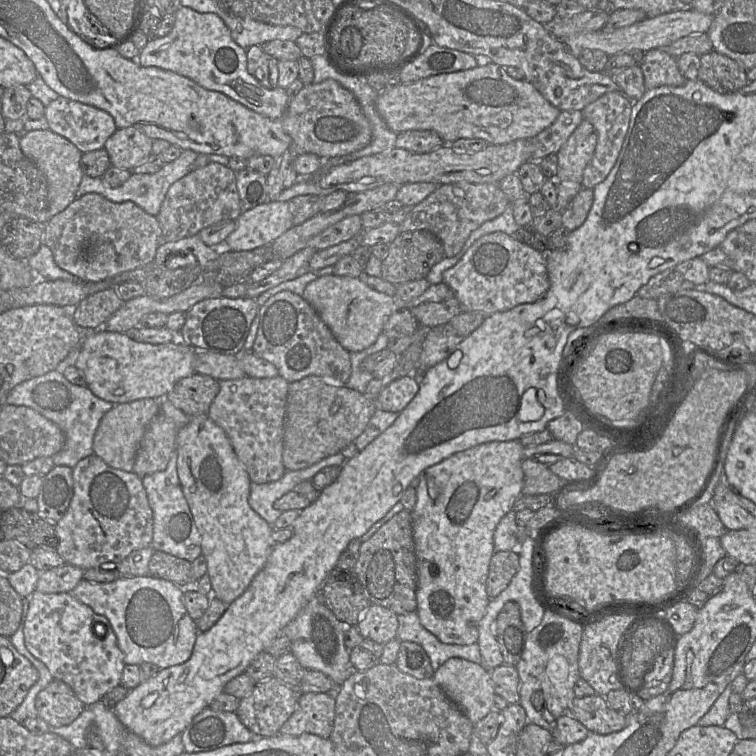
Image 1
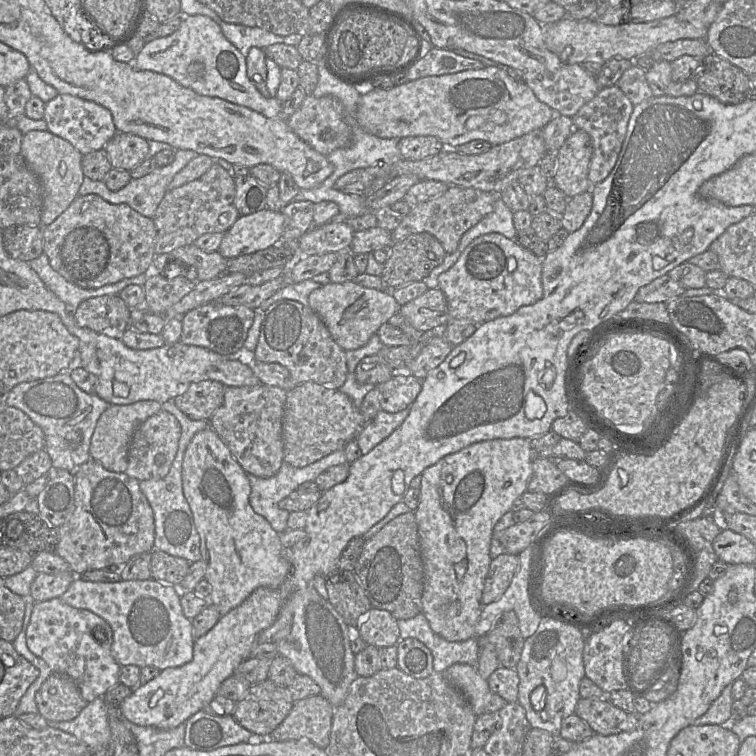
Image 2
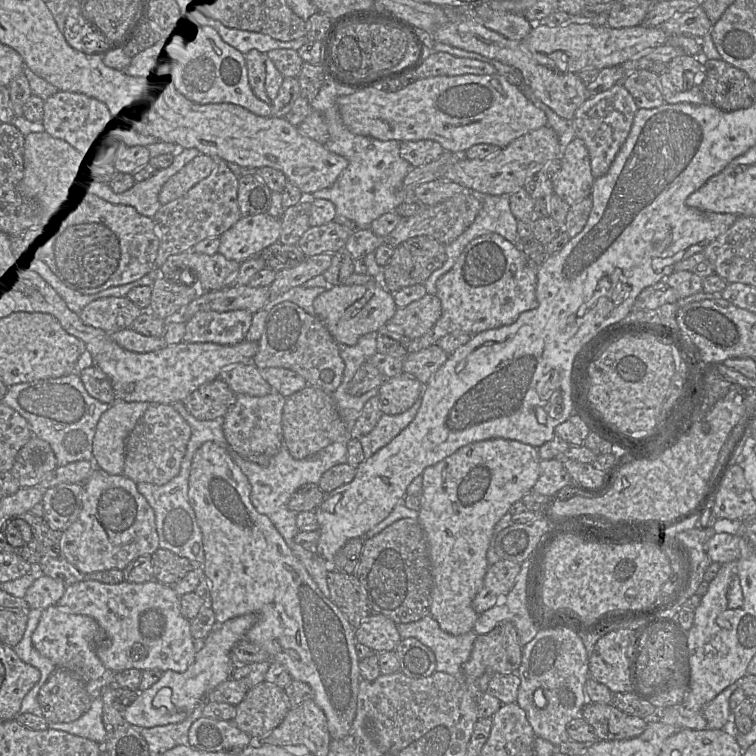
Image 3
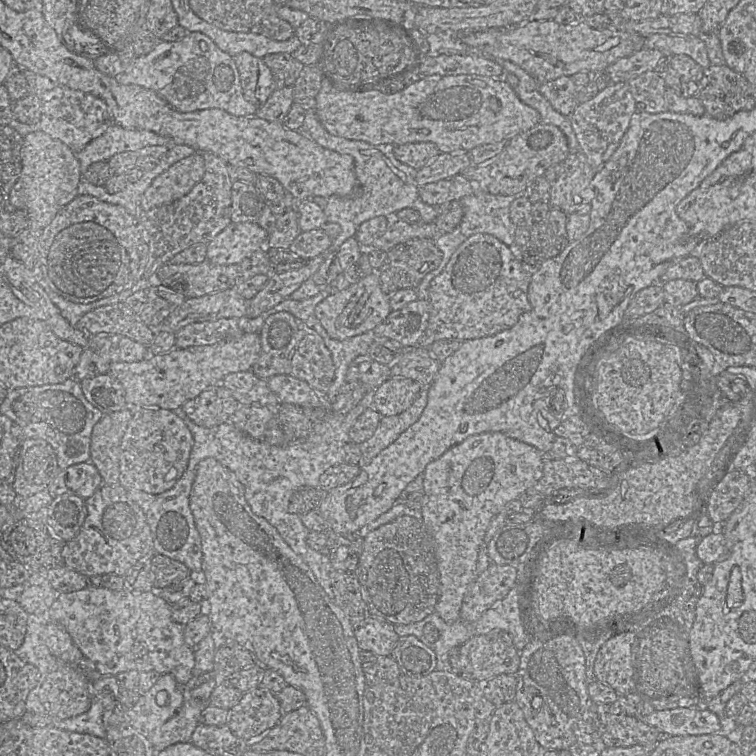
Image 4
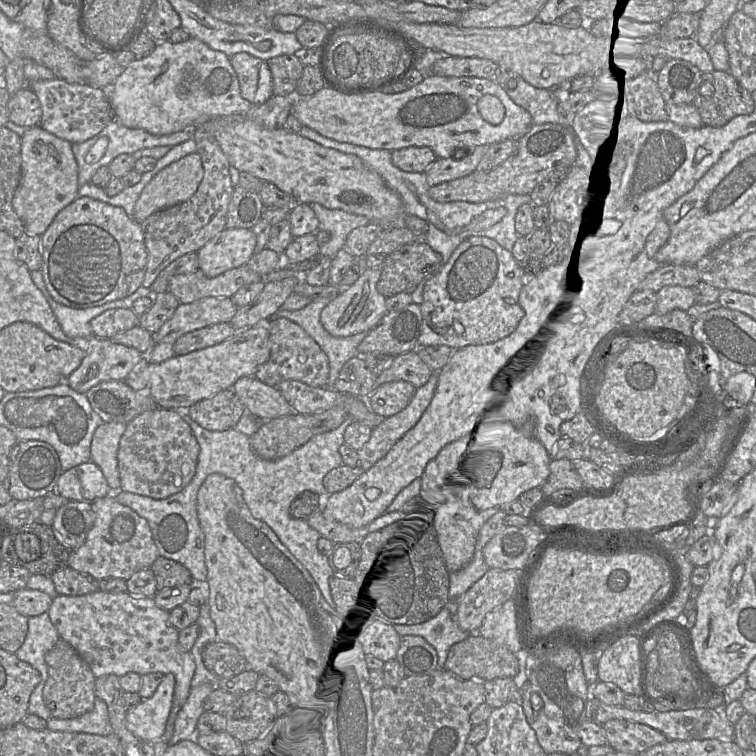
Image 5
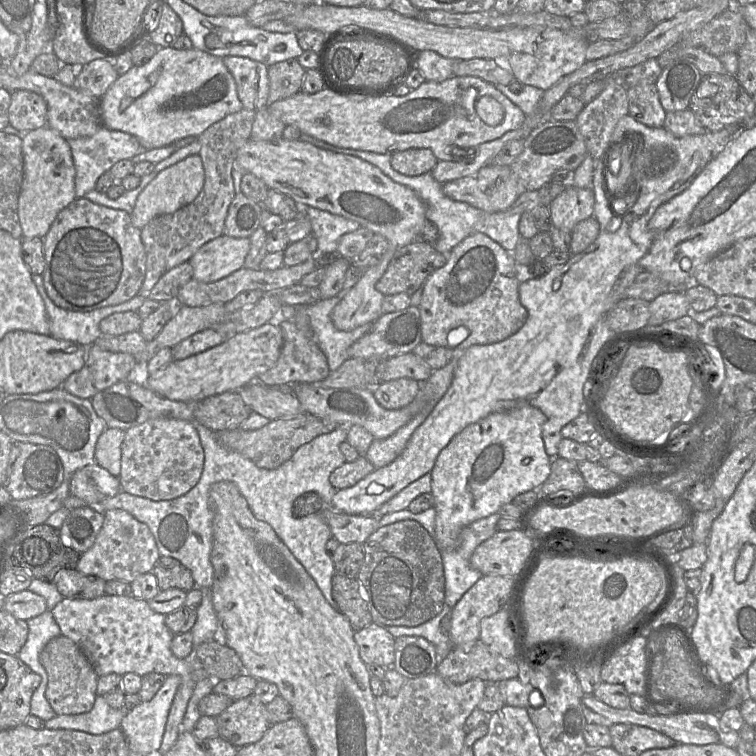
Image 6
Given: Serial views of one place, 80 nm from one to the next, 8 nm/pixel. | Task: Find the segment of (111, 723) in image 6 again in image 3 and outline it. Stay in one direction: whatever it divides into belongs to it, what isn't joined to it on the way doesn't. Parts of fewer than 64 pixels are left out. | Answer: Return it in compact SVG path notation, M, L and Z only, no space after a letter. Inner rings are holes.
M101 696L93 697L89 710L75 721L69 723L47 723L50 729L64 731L92 740L102 745L102 747L106 739L106 730L103 724L103 700Z

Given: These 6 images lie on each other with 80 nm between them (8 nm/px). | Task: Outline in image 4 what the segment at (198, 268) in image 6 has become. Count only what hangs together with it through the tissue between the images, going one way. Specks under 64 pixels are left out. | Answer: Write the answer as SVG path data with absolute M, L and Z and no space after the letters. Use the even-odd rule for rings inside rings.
M257 223L233 224L208 244L208 260L219 265L240 267L268 248L269 234Z

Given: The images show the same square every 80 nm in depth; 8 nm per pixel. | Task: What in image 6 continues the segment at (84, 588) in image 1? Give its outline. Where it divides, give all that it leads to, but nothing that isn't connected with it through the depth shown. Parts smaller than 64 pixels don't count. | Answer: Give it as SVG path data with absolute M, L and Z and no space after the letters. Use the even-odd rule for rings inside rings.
M107 594L95 599L63 598L51 612L61 634L81 649L99 677L111 673L135 673L139 676L159 673L180 677L181 682L170 707L158 754L169 751L182 732L181 724L195 684L207 678L208 674L203 667L201 670L191 670L188 659L177 658L172 653L170 644L174 634L165 624L165 615L154 612L148 601L133 596Z

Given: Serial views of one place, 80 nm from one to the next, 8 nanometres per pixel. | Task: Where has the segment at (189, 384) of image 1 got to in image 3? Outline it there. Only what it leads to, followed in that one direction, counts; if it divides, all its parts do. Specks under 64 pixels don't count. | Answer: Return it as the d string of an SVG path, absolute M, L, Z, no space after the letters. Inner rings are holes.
M217 378L199 386L183 400L183 404L197 420L214 420L223 418L235 399L236 394Z

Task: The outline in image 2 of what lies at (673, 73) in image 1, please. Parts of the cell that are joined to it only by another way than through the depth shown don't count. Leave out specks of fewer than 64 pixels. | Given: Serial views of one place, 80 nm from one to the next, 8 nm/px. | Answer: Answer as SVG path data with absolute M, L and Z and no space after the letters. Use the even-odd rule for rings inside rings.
M655 61L646 71L646 77L655 96L691 96L699 91L695 80L675 82L668 61Z

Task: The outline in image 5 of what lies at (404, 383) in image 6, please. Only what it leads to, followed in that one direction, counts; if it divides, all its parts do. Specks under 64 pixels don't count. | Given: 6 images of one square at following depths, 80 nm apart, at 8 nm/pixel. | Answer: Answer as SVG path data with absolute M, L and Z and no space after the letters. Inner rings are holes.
M403 380L383 383L371 393L371 407L376 414L391 417L408 406L416 390L416 386Z

